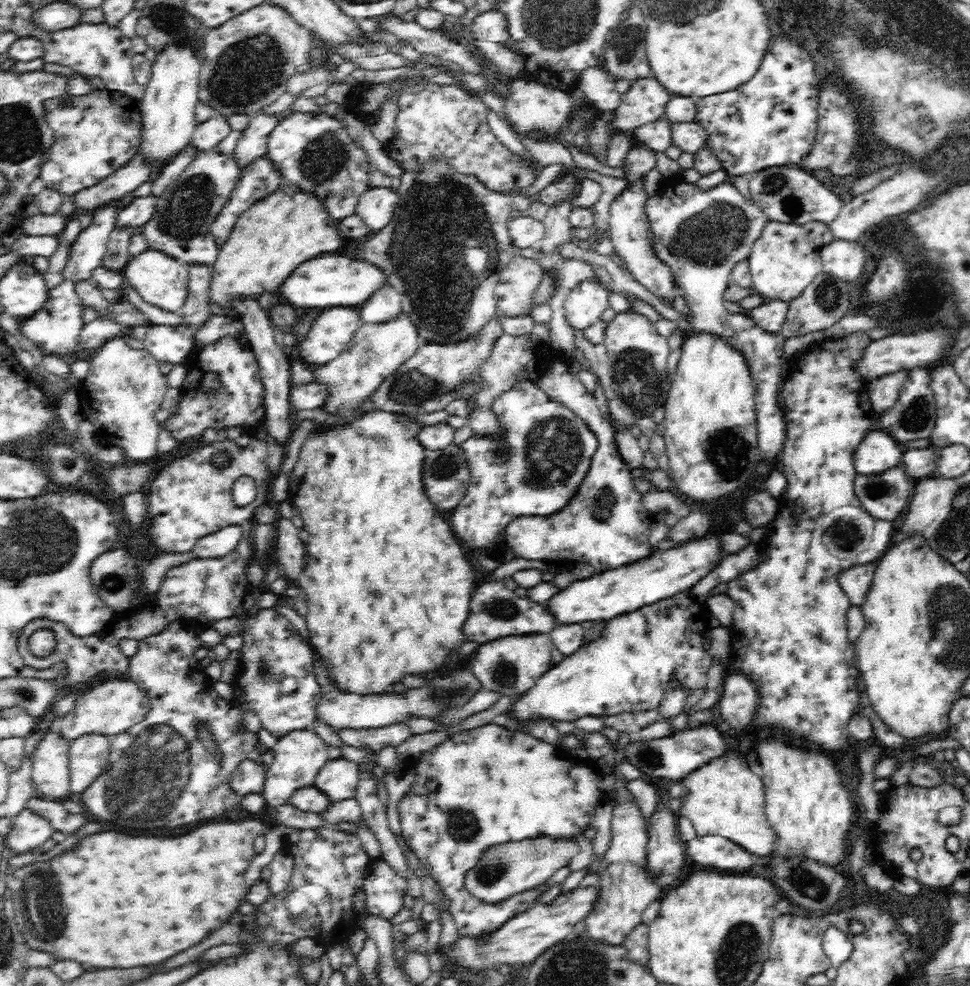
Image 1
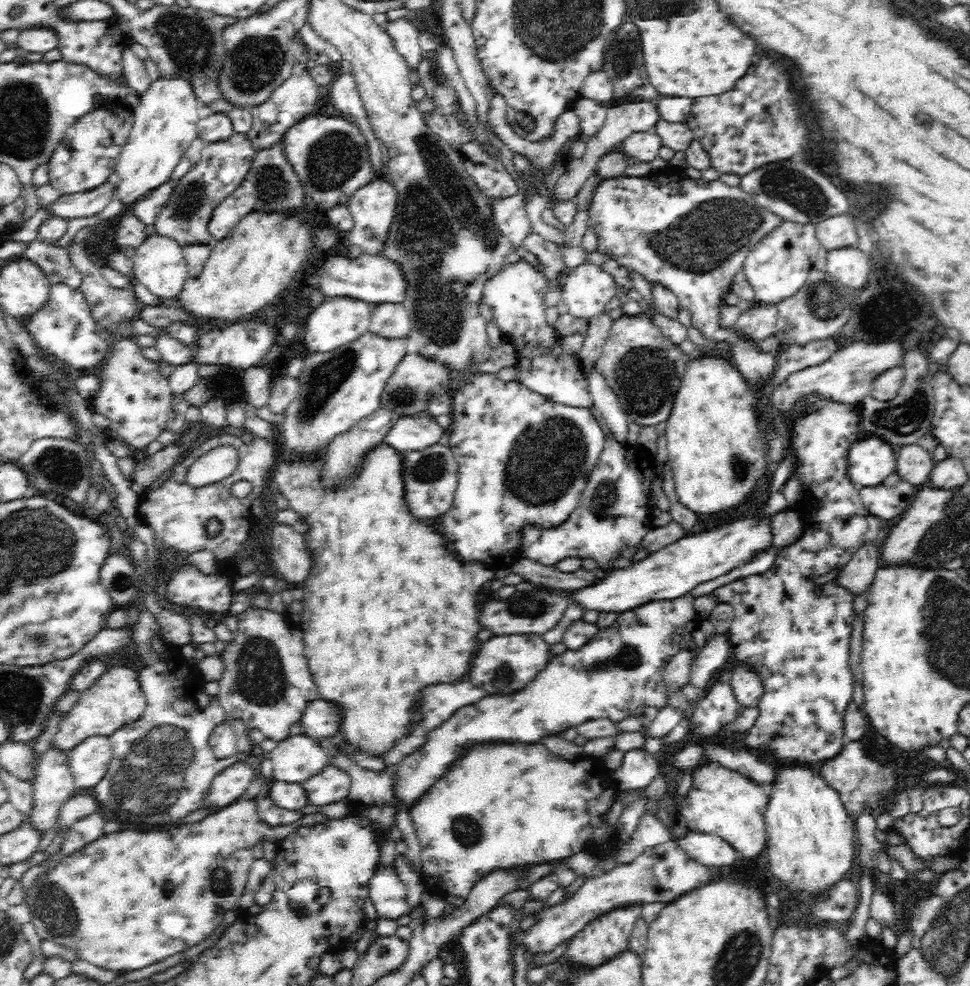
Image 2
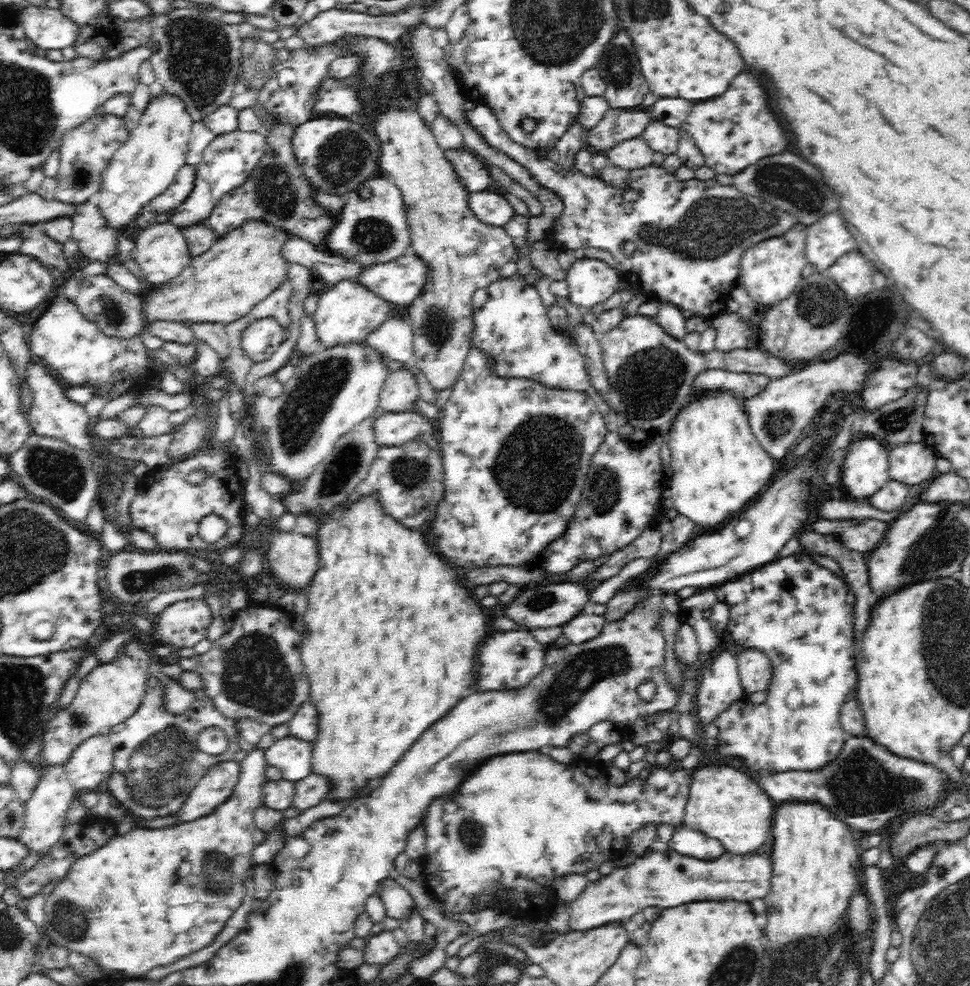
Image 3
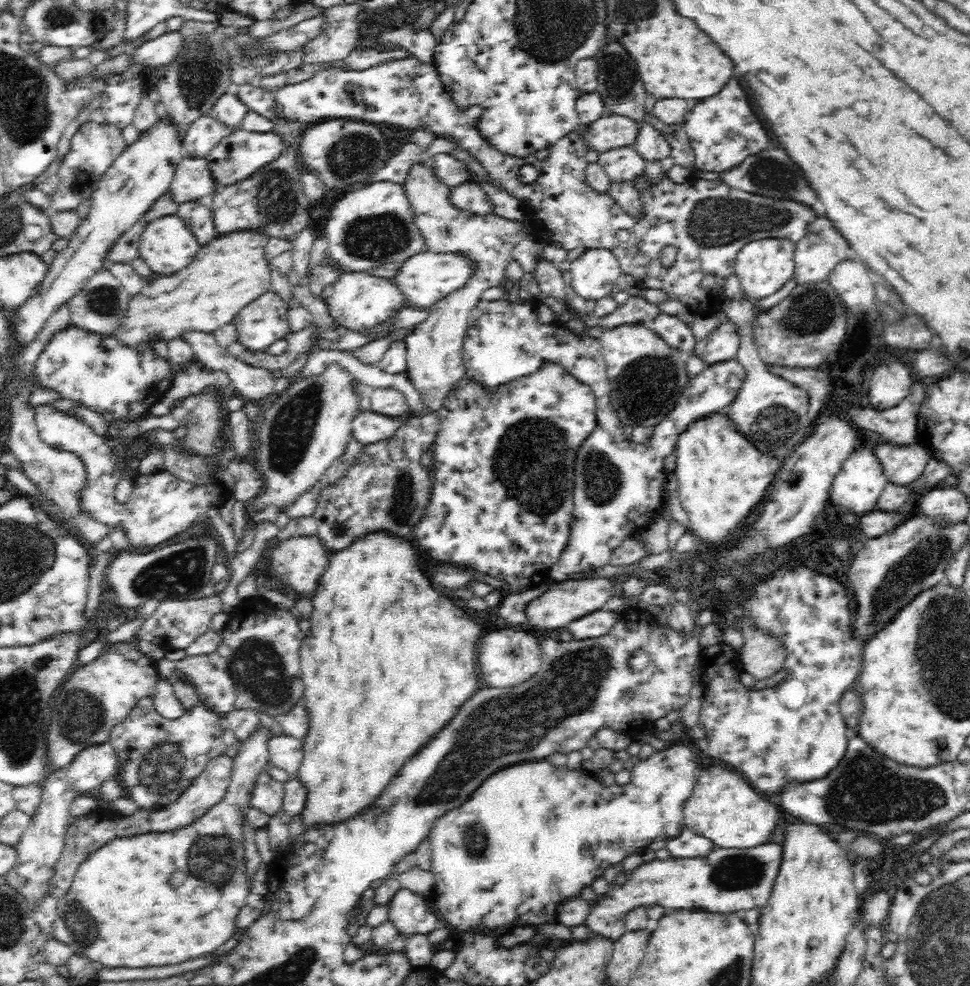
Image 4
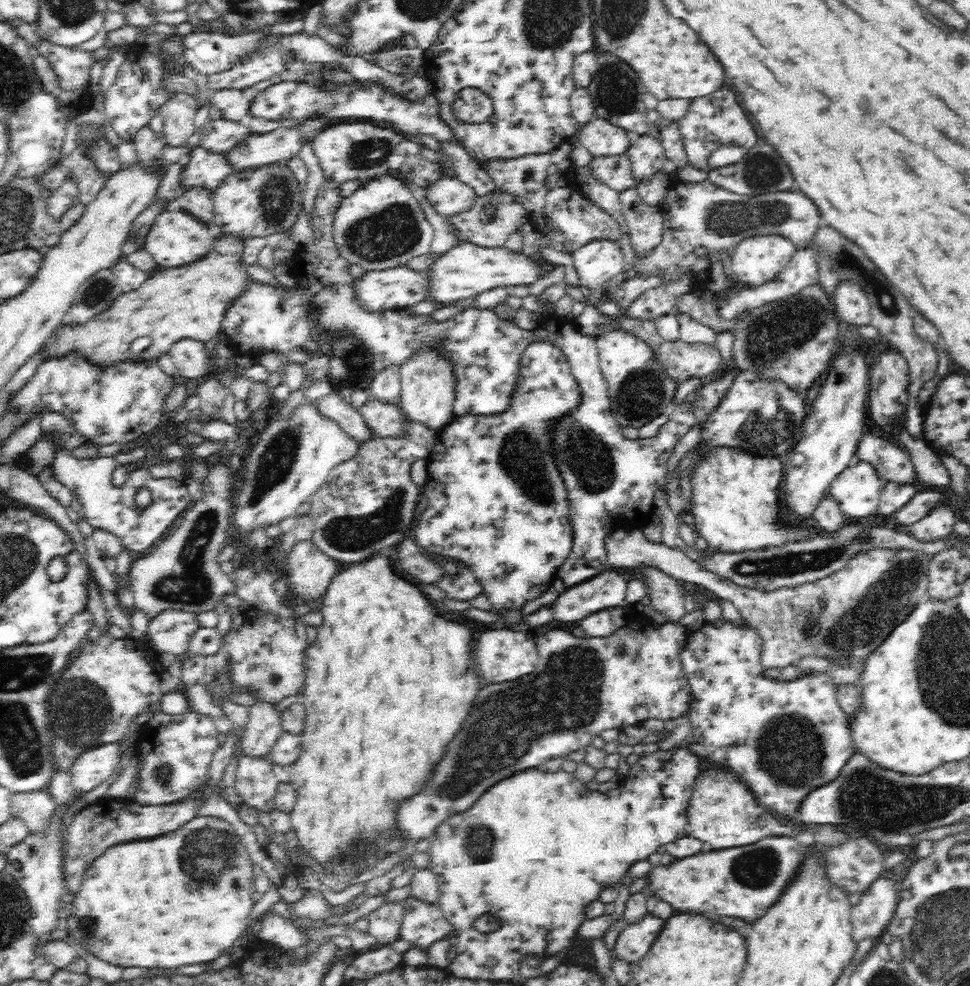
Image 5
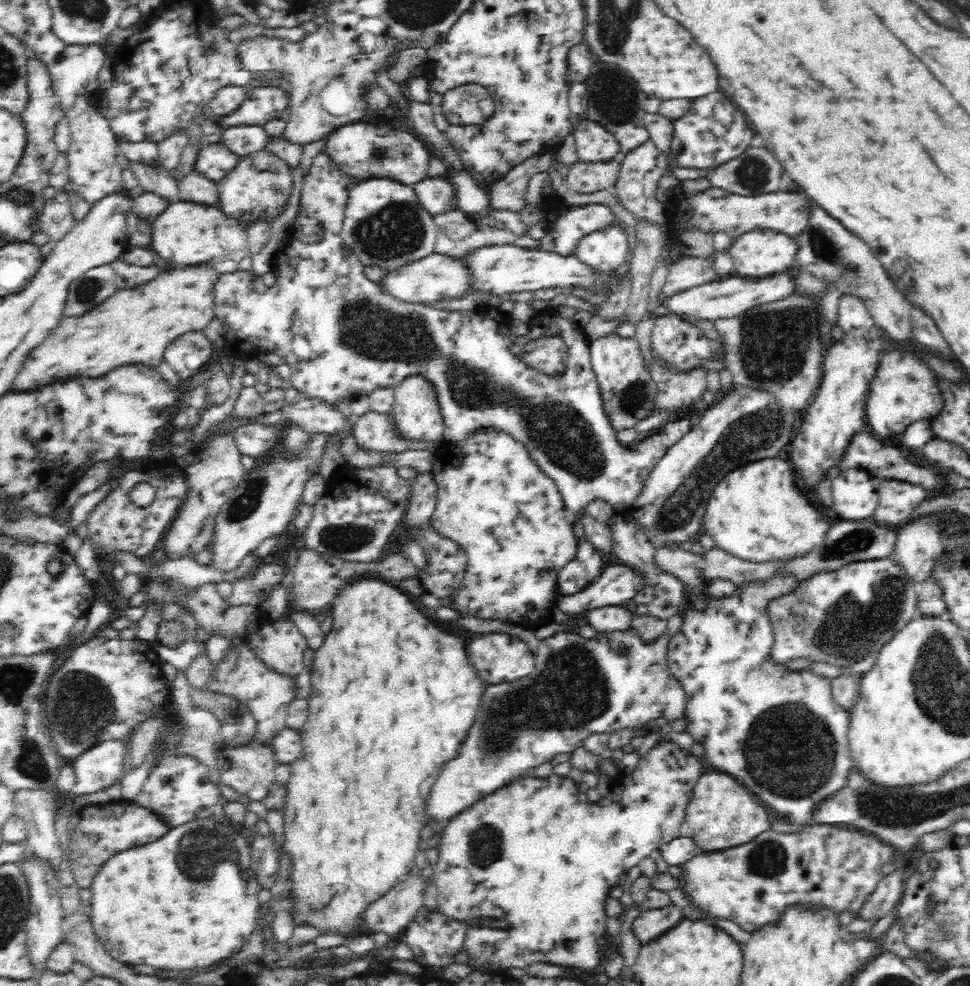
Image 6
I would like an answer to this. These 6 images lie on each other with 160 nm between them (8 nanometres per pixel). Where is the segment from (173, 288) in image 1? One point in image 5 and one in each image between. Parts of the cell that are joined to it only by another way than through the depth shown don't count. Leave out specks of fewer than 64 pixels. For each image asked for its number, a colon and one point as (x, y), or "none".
2: (159, 263)
3: (161, 250)
4: (167, 245)
5: (177, 238)

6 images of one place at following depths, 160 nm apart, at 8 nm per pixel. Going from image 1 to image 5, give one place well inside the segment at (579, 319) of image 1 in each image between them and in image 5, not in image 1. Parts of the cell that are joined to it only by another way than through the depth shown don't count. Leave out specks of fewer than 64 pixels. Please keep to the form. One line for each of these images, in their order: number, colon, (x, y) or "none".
2: (586, 289)
3: (590, 281)
4: (594, 273)
5: (601, 261)

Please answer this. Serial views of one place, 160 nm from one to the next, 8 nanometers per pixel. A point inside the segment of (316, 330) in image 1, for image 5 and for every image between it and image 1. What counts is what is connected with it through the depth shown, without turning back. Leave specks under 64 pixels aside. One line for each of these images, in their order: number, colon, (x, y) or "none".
2: (339, 320)
3: (348, 311)
4: (359, 299)
5: (395, 288)

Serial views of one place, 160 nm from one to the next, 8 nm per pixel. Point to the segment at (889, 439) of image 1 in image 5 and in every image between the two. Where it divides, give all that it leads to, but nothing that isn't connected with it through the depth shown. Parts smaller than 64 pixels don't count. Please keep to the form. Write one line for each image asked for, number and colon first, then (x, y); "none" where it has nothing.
2: (869, 462)
3: (865, 469)
4: (858, 486)
5: (857, 490)

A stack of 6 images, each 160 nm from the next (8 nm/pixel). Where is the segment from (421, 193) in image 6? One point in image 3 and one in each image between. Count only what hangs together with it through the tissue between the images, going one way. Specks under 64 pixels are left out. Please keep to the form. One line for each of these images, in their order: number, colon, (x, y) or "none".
3: (490, 206)
4: (468, 196)
5: (448, 196)

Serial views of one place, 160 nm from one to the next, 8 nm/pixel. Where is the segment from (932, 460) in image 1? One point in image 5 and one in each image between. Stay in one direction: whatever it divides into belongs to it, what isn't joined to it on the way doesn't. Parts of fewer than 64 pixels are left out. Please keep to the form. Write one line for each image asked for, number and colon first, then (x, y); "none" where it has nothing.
2: (914, 464)
3: (912, 463)
4: (902, 465)
5: (891, 462)

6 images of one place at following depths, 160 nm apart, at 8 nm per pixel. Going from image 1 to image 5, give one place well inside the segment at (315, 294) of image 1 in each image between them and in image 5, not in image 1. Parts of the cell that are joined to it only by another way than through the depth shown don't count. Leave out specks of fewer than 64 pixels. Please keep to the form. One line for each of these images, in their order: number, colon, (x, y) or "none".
2: (376, 279)
3: (401, 281)
4: (427, 278)
5: (467, 270)

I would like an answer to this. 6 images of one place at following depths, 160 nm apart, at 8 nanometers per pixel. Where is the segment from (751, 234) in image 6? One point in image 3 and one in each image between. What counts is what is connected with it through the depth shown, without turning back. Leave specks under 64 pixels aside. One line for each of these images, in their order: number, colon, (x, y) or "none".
3: (770, 270)
4: (763, 266)
5: (757, 259)

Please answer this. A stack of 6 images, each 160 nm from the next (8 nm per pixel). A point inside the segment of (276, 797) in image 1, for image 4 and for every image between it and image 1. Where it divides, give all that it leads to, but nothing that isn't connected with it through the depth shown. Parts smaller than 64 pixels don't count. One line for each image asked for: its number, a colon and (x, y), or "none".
2: (296, 758)
3: (292, 756)
4: (285, 751)

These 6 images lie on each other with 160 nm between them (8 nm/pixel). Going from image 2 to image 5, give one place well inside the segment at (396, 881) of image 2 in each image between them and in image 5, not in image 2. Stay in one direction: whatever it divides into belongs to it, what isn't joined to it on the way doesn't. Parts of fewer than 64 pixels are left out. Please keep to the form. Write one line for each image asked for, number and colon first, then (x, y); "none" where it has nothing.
3: (398, 903)
4: (412, 914)
5: (424, 923)

